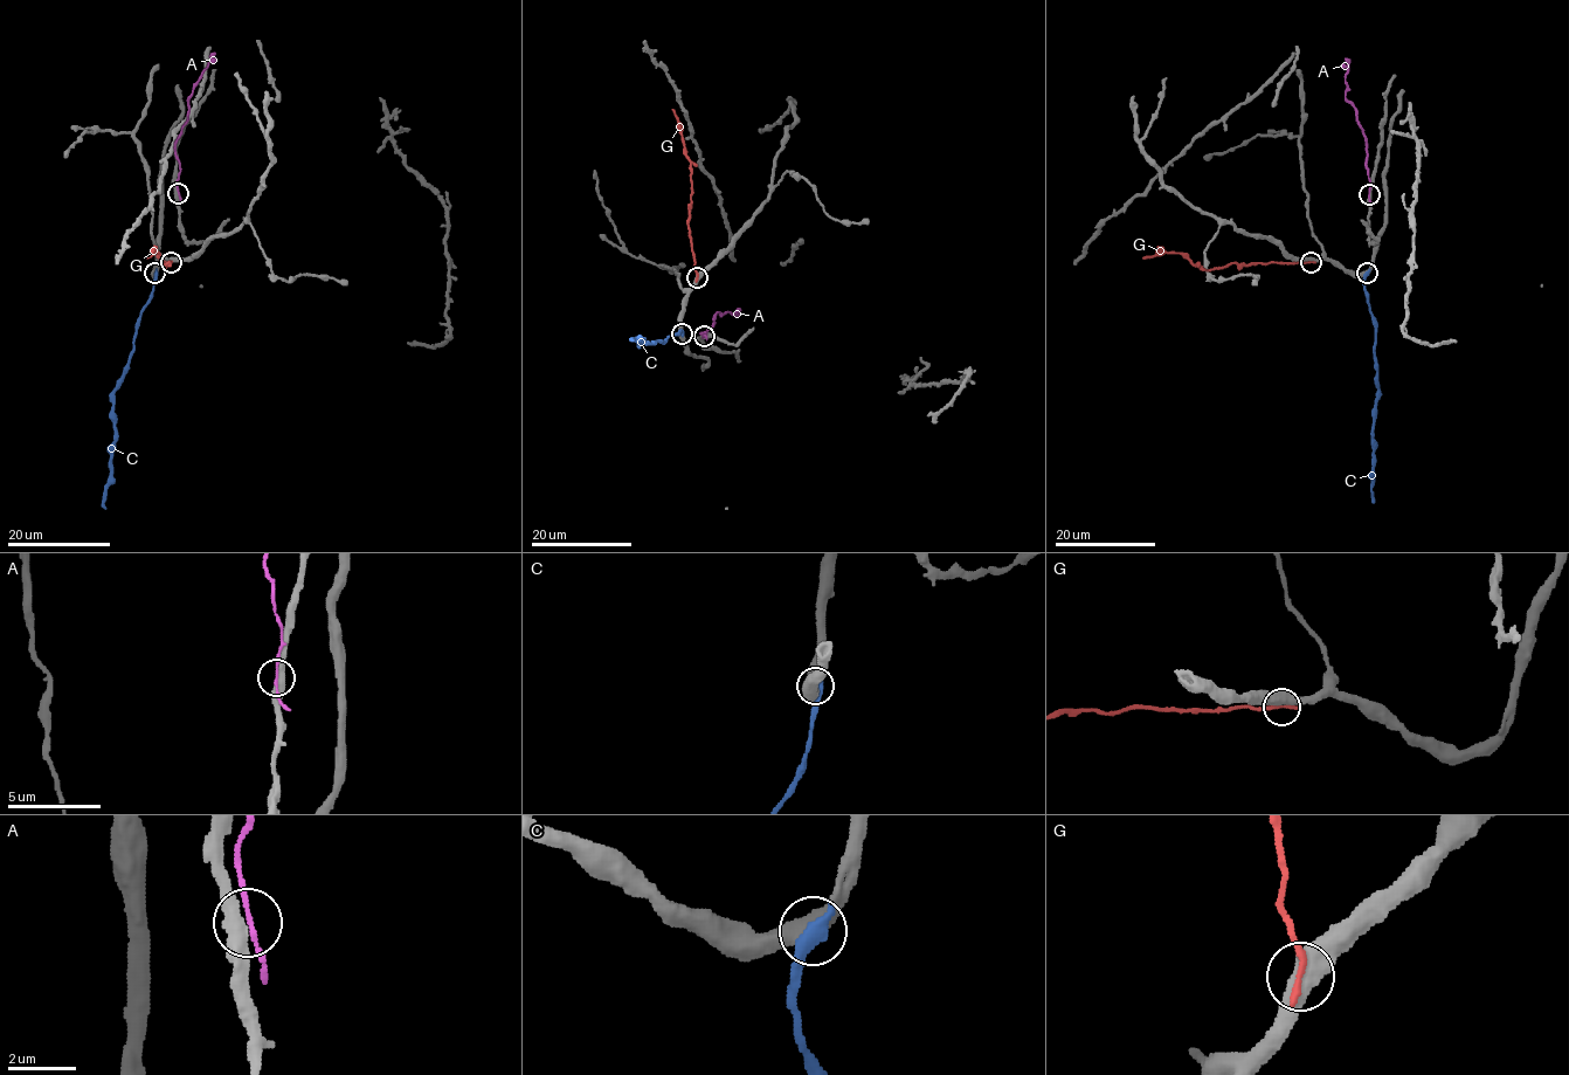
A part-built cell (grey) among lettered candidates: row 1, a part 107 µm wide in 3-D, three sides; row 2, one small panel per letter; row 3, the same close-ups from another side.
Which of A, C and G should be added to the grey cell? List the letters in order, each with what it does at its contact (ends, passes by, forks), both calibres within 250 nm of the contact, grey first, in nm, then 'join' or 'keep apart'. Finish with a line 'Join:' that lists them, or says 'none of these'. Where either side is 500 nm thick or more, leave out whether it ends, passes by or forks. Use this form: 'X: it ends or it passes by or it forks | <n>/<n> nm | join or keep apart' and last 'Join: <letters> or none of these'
A: it passes by | 440/110 nm | keep apart
C: 500/550 nm | join
G: 550/240 nm | keep apart
Join: C

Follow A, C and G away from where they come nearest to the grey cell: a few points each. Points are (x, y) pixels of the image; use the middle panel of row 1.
A: (704, 335), (702, 332), (714, 323), (713, 316), (719, 311), (740, 312)
C: (681, 332), (656, 343), (634, 340)
G: (697, 277), (688, 224), (691, 162), (685, 153), (681, 129), (672, 110)

